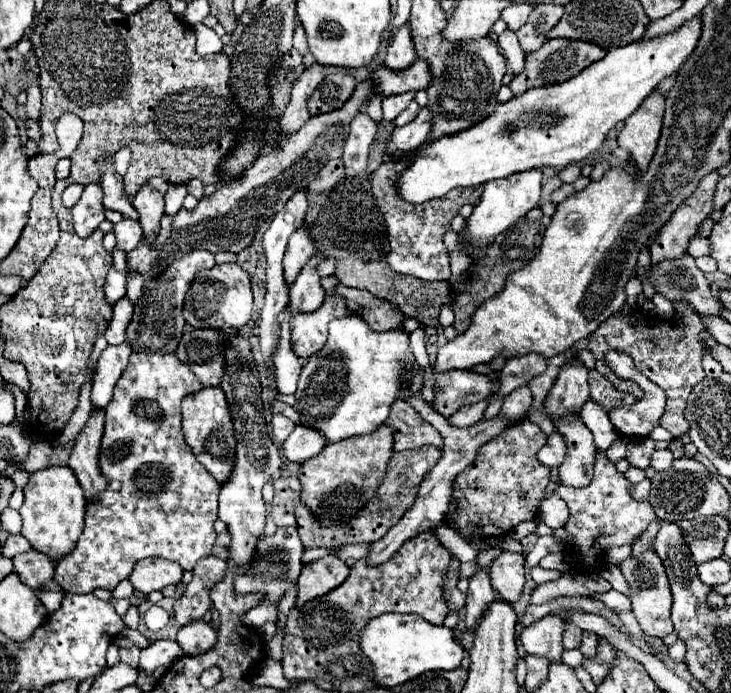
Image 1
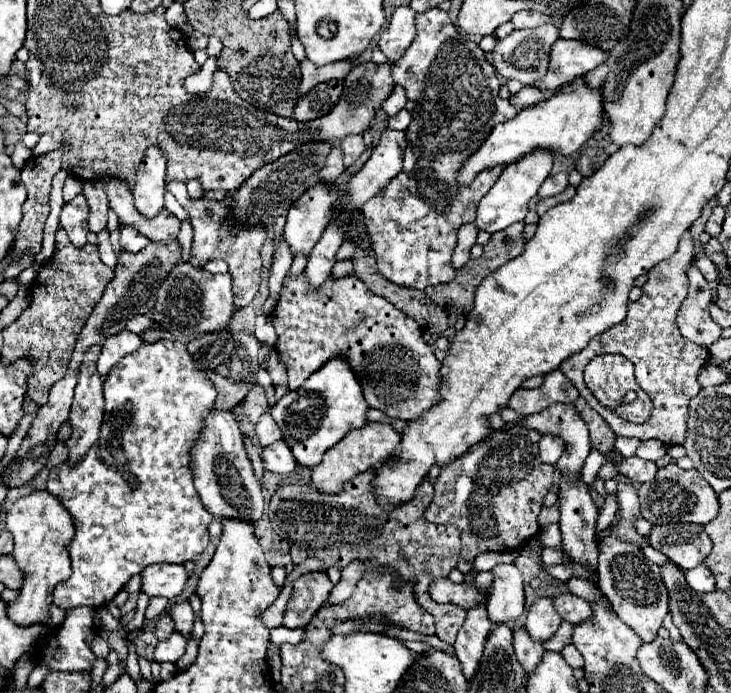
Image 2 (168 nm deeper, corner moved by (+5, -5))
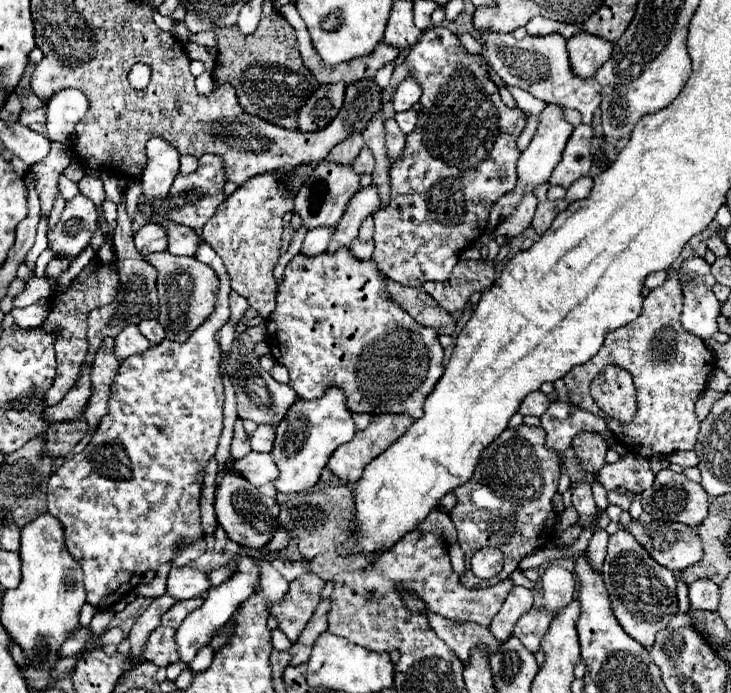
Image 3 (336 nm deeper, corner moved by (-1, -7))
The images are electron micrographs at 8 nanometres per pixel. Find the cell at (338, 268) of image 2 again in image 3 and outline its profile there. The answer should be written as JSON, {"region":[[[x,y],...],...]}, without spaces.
{"region":[[[356,238],[356,240],[350,244],[350,252],[352,252],[356,258],[360,258],[360,260],[368,260],[368,258],[372,258],[372,252],[374,252],[374,240],[362,242],[362,240]]]}

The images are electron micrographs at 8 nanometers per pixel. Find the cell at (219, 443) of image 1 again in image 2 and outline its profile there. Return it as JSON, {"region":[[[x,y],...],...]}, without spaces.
{"region":[[[212,408],[204,418],[204,430],[190,450],[190,468],[194,474],[194,486],[210,514],[216,518],[242,518],[256,522],[264,510],[264,498],[260,482],[254,476],[252,462],[244,448],[244,436],[232,412]]]}

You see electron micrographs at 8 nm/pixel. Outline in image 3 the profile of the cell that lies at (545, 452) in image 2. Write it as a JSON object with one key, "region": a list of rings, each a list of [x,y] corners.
{"region":[[[552,402],[540,420],[546,430],[546,446],[554,452],[568,450],[578,432],[600,432],[608,446],[616,444],[616,438],[608,430],[604,418],[568,402]]]}

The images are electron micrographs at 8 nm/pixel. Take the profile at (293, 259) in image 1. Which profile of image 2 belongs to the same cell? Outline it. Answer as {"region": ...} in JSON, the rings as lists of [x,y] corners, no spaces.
{"region":[[[316,184],[290,206],[290,212],[286,216],[288,222],[284,228],[284,240],[294,256],[310,254],[330,222],[330,210],[336,200],[338,196],[328,188],[328,184]]]}

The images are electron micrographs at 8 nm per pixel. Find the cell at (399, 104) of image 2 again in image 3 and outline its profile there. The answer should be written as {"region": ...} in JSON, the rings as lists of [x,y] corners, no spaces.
{"region":[[[406,78],[406,80],[396,88],[396,94],[394,94],[394,110],[396,110],[396,112],[410,110],[414,104],[420,102],[420,96],[422,96],[422,90],[420,90],[418,82],[416,82],[414,78]]]}

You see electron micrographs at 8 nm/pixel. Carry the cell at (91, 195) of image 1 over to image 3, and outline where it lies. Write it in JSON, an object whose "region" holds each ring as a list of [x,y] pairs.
{"region":[[[78,194],[66,202],[66,208],[56,222],[48,228],[48,246],[56,258],[76,256],[82,252],[96,230],[96,208],[92,200]]]}

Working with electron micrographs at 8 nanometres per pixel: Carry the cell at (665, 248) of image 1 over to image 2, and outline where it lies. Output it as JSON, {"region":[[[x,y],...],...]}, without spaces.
{"region":[[[686,230],[686,234],[682,234],[682,238],[680,238],[678,250],[670,258],[658,262],[654,268],[648,270],[648,274],[646,274],[648,280],[642,286],[642,296],[640,296],[640,300],[628,304],[628,316],[620,324],[594,336],[582,352],[572,354],[570,358],[566,358],[560,364],[560,370],[574,382],[574,386],[586,398],[586,402],[590,406],[592,406],[592,398],[588,398],[588,388],[584,384],[582,372],[584,372],[584,366],[594,356],[618,352],[618,354],[624,354],[634,364],[636,382],[652,398],[654,410],[652,410],[652,416],[644,424],[612,422],[610,428],[618,436],[634,436],[640,440],[656,438],[656,440],[664,442],[666,446],[684,444],[688,400],[700,392],[700,384],[698,384],[696,376],[698,376],[698,370],[710,358],[708,348],[698,346],[698,344],[690,342],[688,338],[682,338],[678,324],[676,324],[676,314],[686,298],[686,288],[688,288],[686,286],[686,270],[692,262],[694,262],[694,240],[692,240],[692,232]]]}

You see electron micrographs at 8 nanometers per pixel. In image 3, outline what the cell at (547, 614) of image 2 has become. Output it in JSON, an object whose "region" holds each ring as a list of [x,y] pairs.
{"region":[[[550,564],[542,574],[542,590],[544,590],[544,602],[546,610],[552,612],[552,616],[558,614],[560,608],[564,608],[568,602],[574,600],[574,574],[566,570],[564,566]]]}

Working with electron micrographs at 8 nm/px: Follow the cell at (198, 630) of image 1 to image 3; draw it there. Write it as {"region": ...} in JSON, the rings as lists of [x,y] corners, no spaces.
{"region":[[[190,598],[190,600],[180,600],[176,602],[164,616],[162,616],[162,626],[170,626],[170,628],[178,628],[182,624],[182,620],[196,610],[202,604],[202,598]]]}

